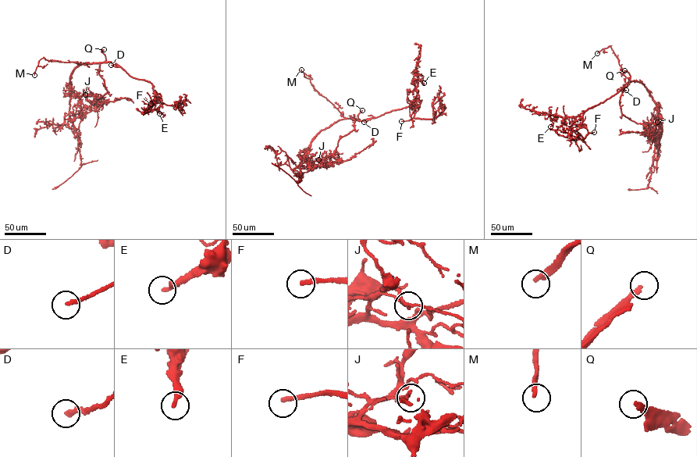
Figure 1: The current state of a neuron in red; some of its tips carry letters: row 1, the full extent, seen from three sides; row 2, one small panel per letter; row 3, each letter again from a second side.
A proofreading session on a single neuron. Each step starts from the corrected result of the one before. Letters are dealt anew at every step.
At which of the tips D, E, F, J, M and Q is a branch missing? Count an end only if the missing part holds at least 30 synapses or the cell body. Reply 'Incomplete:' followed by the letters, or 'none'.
Incomplete: F, M, Q

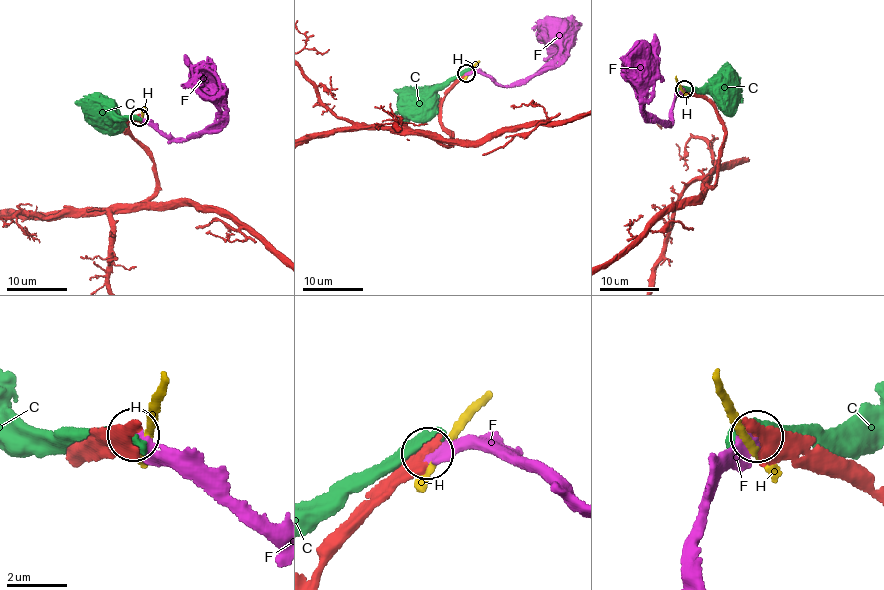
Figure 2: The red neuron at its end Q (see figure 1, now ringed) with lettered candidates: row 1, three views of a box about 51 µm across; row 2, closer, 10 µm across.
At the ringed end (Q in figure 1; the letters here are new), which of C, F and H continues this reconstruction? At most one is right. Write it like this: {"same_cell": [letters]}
{"same_cell": ["F"]}

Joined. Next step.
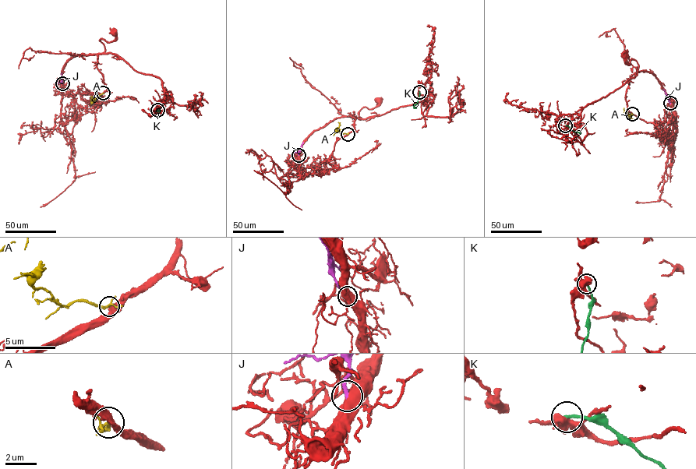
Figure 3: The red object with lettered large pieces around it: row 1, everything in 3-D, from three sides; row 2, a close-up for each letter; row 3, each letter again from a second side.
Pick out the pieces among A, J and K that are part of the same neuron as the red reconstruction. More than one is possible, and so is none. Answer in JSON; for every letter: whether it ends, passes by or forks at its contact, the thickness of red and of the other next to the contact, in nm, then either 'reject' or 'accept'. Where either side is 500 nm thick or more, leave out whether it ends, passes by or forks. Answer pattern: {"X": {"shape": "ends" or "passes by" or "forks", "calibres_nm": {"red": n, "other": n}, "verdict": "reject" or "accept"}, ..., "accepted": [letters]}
{"A": {"shape": "forks", "calibres_nm": {"red": 400, "other": 150}, "verdict": "accept"}, "J": {"calibres_nm": {"red": 600, "other": 240}, "verdict": "reject"}, "K": {"shape": "ends", "calibres_nm": {"red": 480, "other": 170}, "verdict": "reject"}, "accepted": ["A"]}

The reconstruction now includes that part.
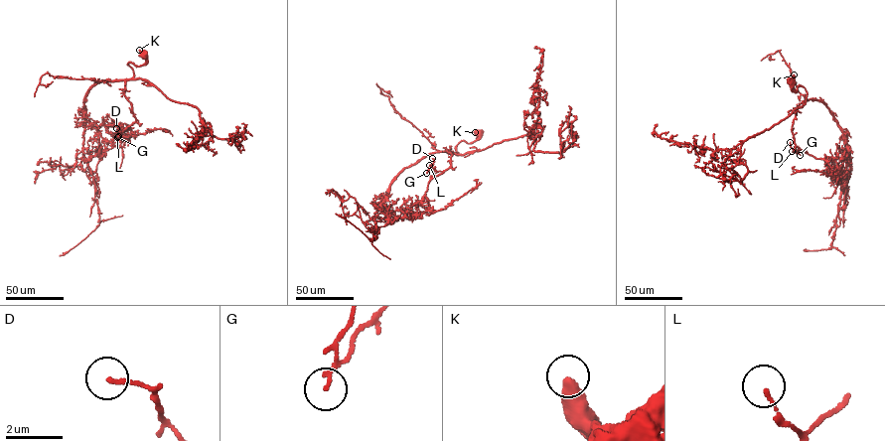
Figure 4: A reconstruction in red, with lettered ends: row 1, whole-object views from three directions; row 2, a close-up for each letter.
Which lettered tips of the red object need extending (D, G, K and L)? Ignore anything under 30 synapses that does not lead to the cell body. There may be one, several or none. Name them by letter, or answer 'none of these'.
none of these

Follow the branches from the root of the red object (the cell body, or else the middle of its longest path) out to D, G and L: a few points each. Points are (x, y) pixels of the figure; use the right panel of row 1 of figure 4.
D: (791, 79), (792, 89), (797, 92), (800, 85), (807, 94), (792, 126), (800, 149), (794, 151), (790, 142)
G: (791, 79), (792, 89), (797, 92), (800, 85), (807, 93), (792, 126), (800, 149), (795, 152), (800, 155)
L: (791, 79), (792, 89), (797, 92), (800, 85), (807, 93), (792, 126), (800, 149), (792, 151)

